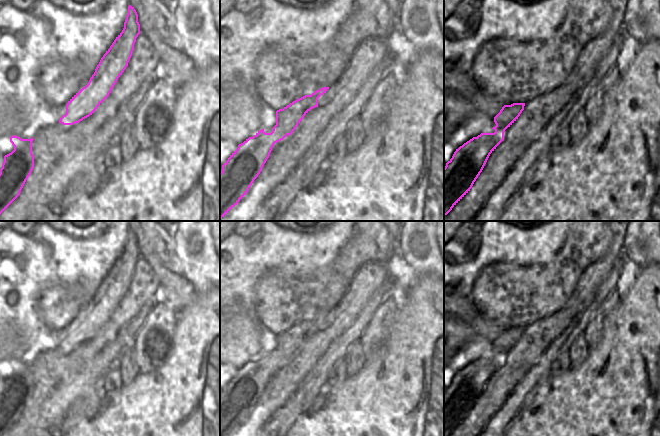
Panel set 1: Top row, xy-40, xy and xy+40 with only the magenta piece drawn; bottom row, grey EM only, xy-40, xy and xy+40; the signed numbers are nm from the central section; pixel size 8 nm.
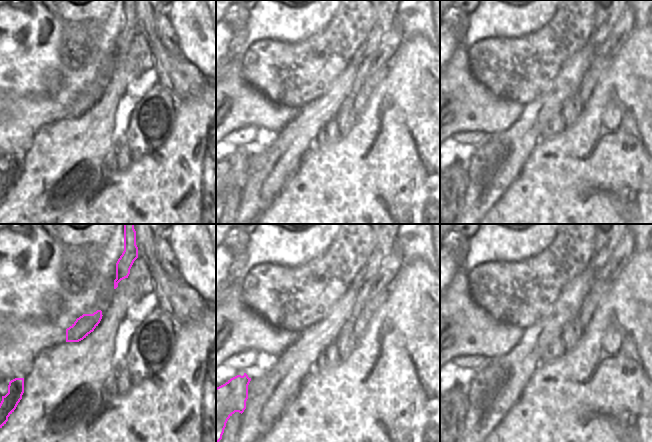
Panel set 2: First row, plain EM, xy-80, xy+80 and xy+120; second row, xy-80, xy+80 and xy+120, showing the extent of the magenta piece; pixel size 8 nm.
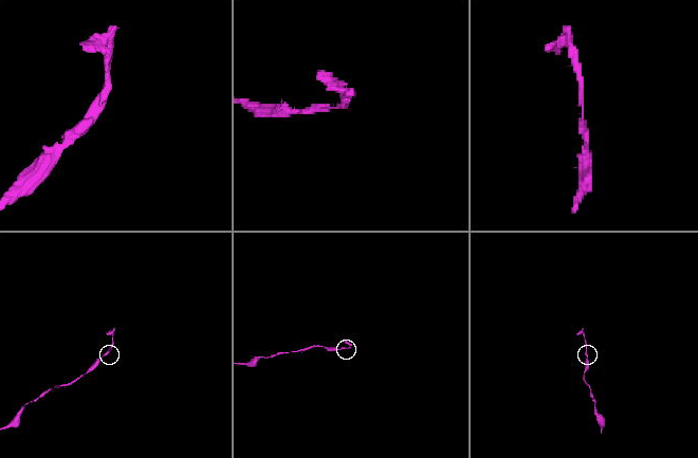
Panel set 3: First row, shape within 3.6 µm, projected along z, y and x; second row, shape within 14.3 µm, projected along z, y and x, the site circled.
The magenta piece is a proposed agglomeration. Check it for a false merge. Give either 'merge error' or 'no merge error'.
no merge error

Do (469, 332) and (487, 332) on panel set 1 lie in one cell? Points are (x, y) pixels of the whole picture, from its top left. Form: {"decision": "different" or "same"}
{"decision": "same"}

